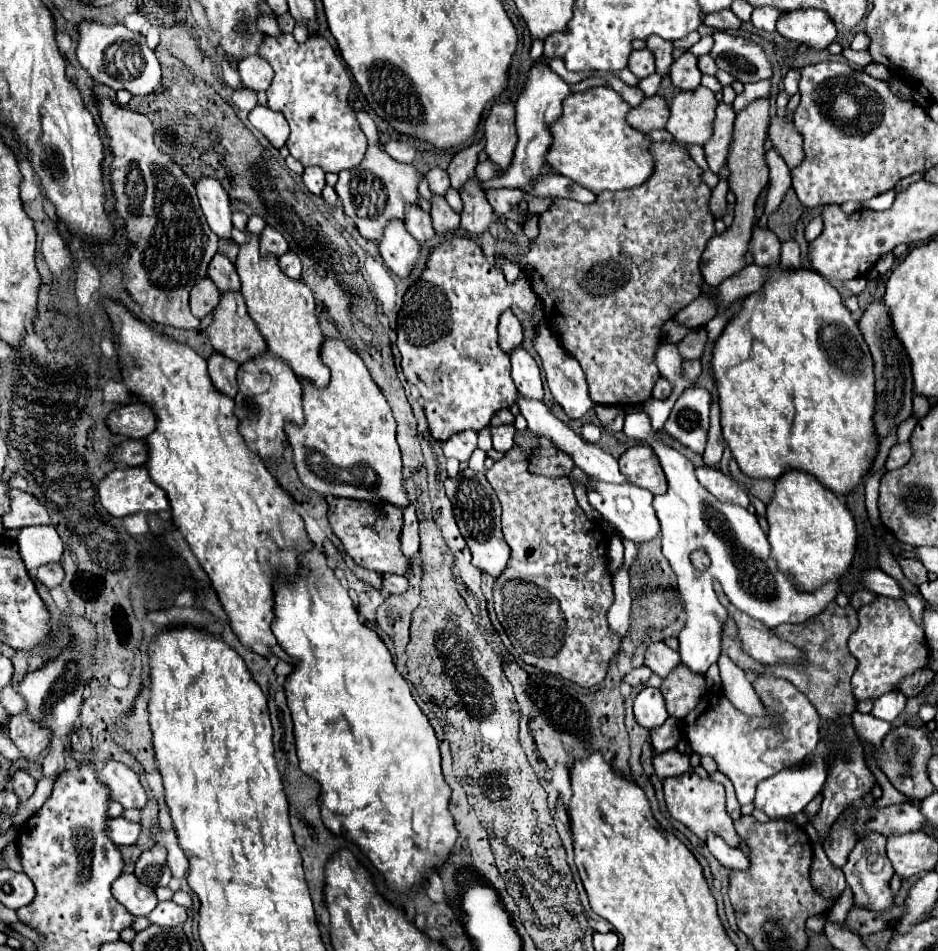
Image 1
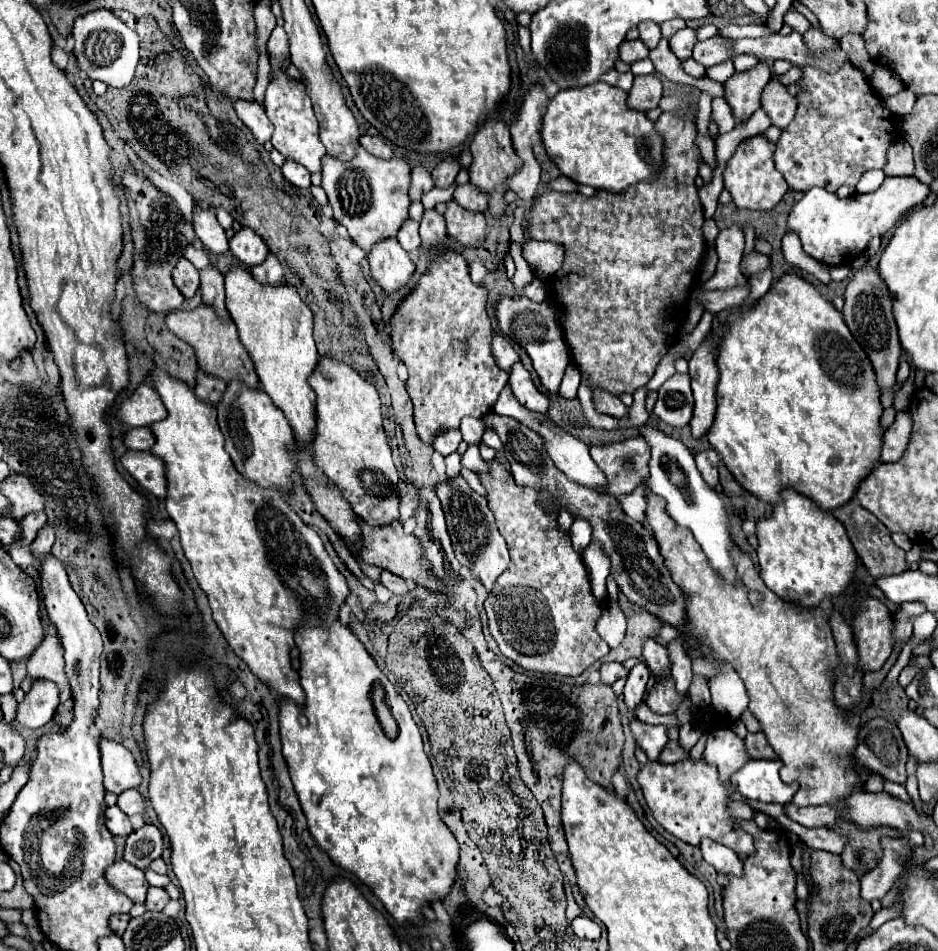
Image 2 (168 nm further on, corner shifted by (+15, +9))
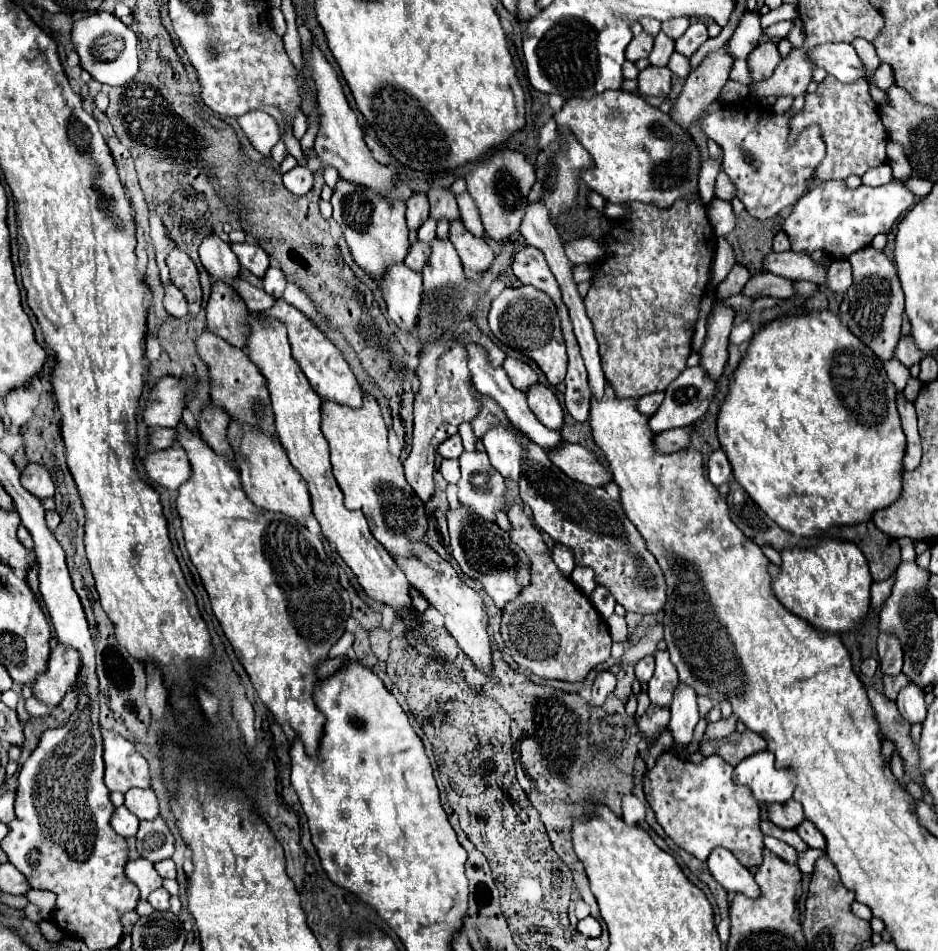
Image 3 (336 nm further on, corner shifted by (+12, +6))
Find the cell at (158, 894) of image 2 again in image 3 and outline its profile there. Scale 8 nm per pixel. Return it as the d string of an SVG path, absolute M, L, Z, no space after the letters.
M160 887L160 889L156 889L156 891L152 891L152 893L150 893L148 903L150 903L156 911L164 911L164 909L168 909L168 907L170 907L168 899L170 899L168 891L166 891L164 887Z

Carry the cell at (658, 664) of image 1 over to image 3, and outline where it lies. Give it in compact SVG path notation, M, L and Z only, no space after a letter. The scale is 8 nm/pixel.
M656 651L654 657L656 657L656 671L654 671L652 679L648 681L648 697L650 697L652 705L670 707L672 695L674 695L676 687L680 685L678 673L668 657L668 651Z

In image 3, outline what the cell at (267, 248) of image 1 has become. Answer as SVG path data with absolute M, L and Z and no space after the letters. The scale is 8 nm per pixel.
M232 243L232 251L238 255L238 261L244 269L254 273L256 277L264 277L268 269L268 255L260 245L250 245L250 243Z

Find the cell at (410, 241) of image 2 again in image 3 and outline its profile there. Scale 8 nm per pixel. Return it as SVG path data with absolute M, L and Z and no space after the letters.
M416 241L416 243L410 247L410 253L408 253L408 257L404 259L404 265L410 267L412 271L422 271L424 263L428 261L428 251L430 251L430 245L428 245L428 243Z

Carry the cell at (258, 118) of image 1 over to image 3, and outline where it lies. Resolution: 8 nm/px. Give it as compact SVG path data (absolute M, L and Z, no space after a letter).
M250 111L242 117L238 117L238 125L242 127L242 131L248 137L248 141L252 143L252 147L266 157L270 155L270 149L280 141L278 125L268 113Z

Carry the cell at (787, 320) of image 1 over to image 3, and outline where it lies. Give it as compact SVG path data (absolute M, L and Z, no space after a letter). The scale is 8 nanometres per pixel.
M812 311L806 315L792 315L776 319L768 325L764 325L758 335L752 337L746 357L740 361L734 381L730 383L730 393L720 409L718 415L718 439L728 455L728 461L732 463L734 479L744 487L744 491L762 507L762 511L776 521L786 531L798 535L798 537L814 537L818 531L826 531L834 525L852 525L852 523L864 523L872 519L872 513L888 507L892 501L896 501L902 493L902 457L906 447L906 437L900 425L900 415L896 409L896 387L886 377L886 371L882 367L882 361L876 359L876 355L850 333L846 325L840 323L836 315L830 311Z

